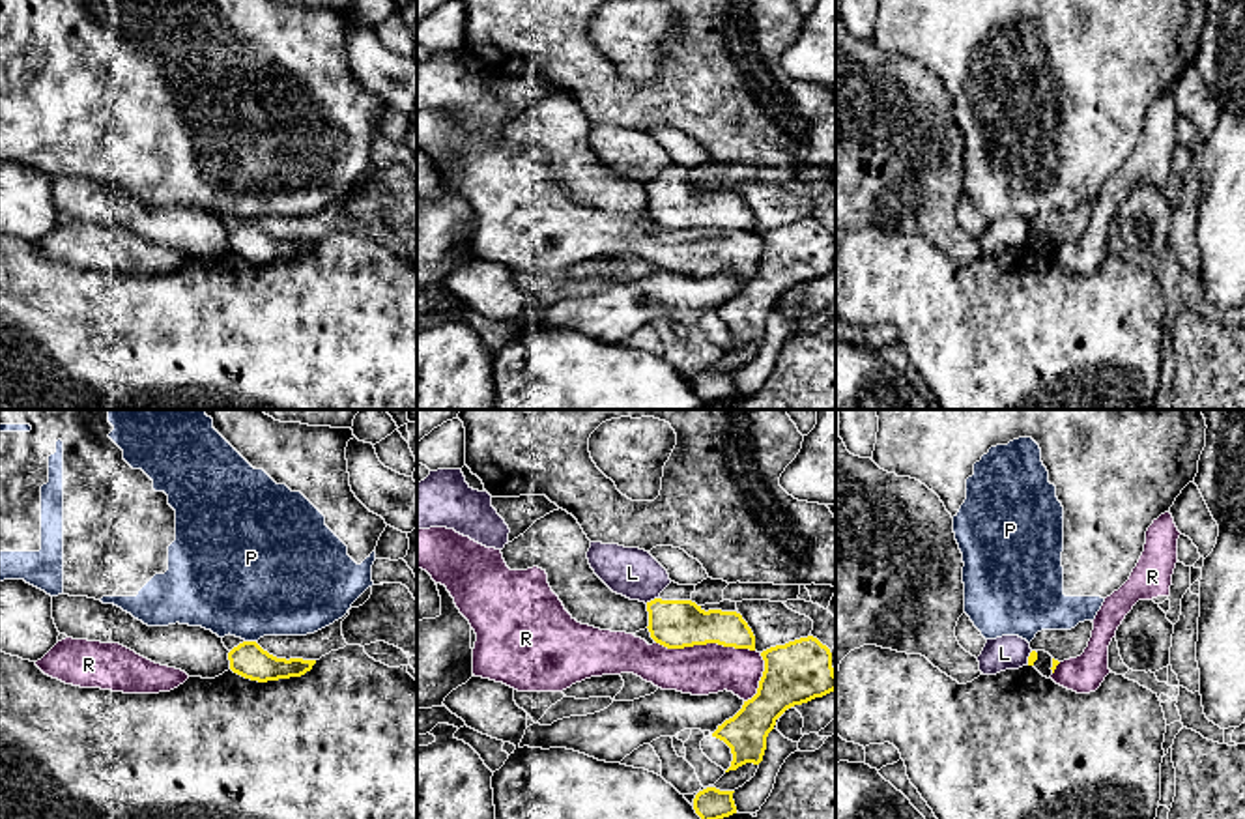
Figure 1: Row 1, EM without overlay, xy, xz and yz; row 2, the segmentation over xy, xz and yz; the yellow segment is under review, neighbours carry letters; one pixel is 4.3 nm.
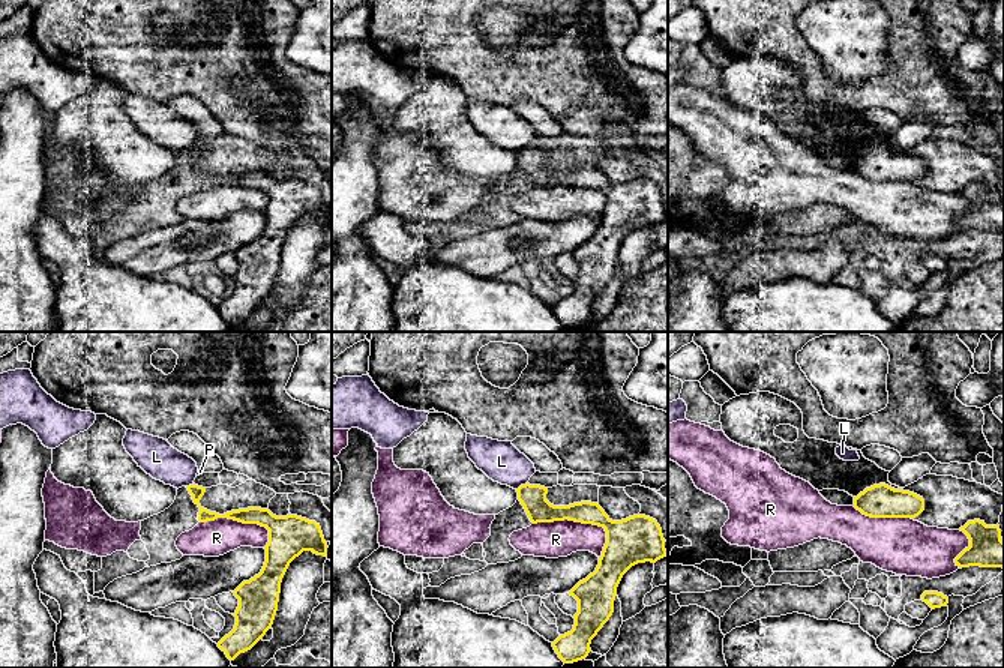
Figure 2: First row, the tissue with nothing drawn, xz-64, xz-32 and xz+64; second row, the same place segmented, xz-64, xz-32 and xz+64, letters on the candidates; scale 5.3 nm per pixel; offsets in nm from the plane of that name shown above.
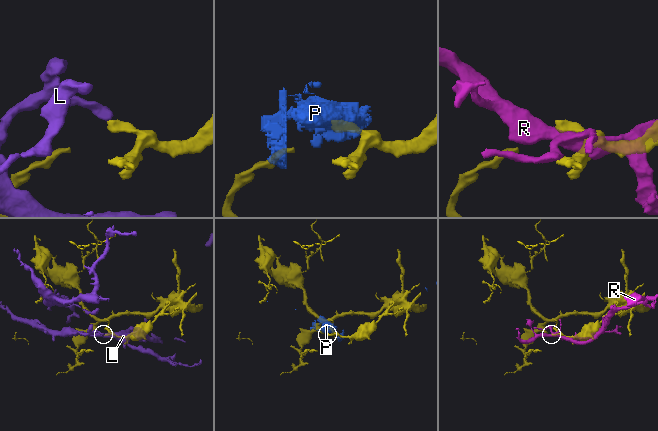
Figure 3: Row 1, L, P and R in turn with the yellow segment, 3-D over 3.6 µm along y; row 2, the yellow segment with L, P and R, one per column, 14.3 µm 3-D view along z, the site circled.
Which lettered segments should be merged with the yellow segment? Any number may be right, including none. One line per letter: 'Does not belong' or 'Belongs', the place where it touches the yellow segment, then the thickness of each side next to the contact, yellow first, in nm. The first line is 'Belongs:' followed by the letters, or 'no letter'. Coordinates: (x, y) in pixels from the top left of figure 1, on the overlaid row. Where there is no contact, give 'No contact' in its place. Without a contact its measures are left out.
Belongs: no letter
L: Does not belong. Touches yellow at xz (651, 601). Thickness 200 nm (yellow) against 220 nm
P: Does not belong. Touches yellow at xy (251, 642). Thickness 150 nm (yellow) against 460 nm
R: Does not belong. Touches yellow at xz (705, 644). Thickness 200 nm (yellow) against 220 nm

